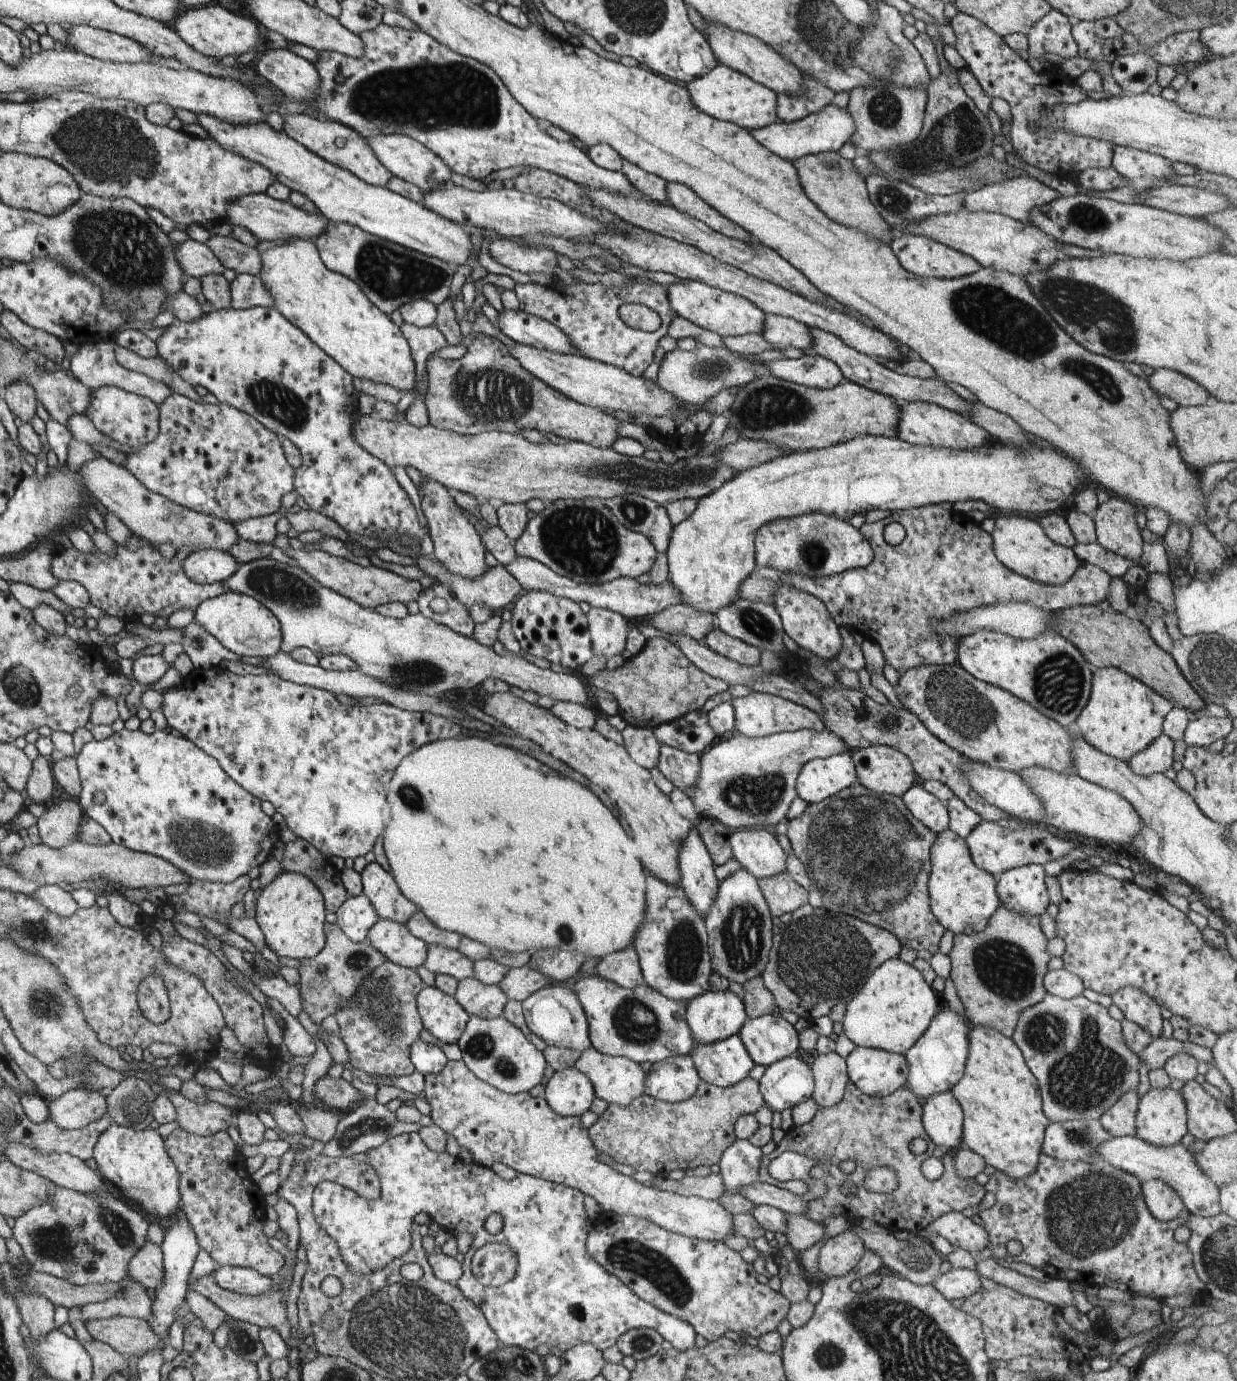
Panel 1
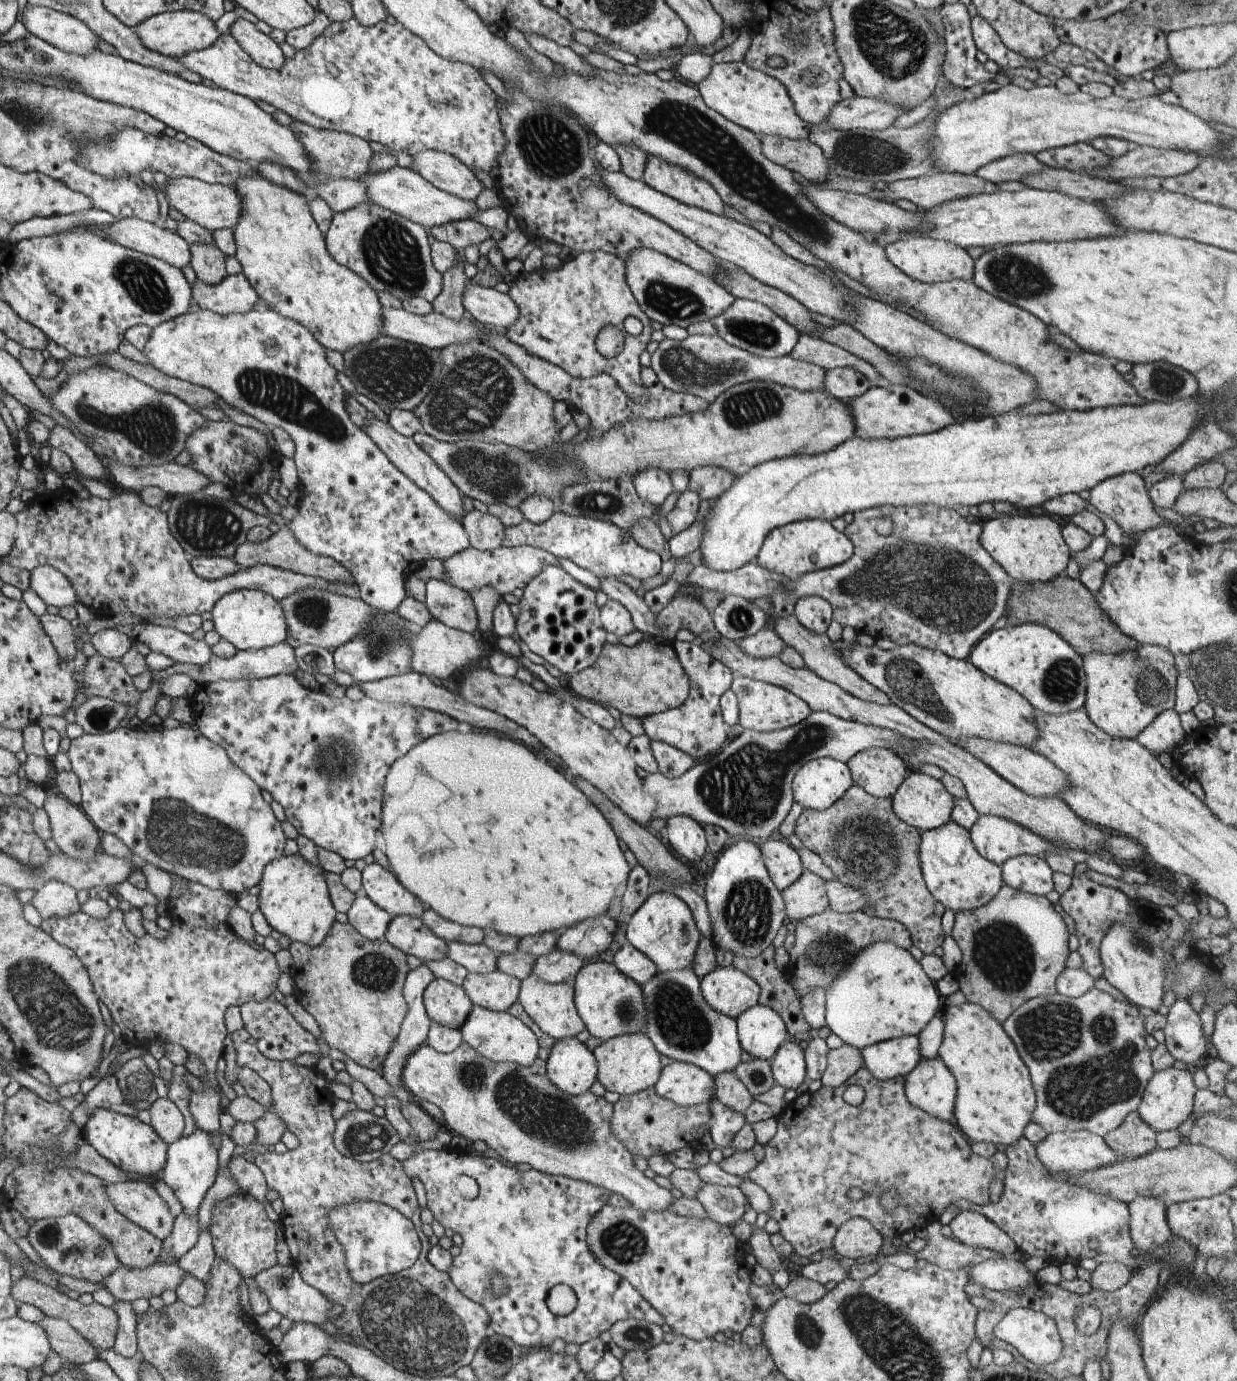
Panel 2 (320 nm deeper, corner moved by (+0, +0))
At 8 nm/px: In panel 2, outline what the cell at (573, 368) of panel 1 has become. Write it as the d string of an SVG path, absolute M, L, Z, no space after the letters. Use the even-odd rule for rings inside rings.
M384 308L383 316L383 334L395 339L404 340L406 342L416 343L418 345L427 346L431 349L440 349L448 345L456 345L465 343L466 341L485 342L485 329L472 325L471 320L455 321L449 319L445 315L432 312L427 315L417 315L410 311L395 308Z

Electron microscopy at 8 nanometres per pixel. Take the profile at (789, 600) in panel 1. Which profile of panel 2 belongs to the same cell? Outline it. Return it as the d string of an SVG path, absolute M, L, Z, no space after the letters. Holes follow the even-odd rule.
M816 594L800 596L795 606L795 615L800 624L813 633L826 633L833 620L833 608L824 597Z

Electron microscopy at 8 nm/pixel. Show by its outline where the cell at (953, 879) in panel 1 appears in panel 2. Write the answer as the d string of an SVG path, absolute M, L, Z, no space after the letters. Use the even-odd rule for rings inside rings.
M950 821L938 828L923 831L919 842L921 871L930 894L955 913L984 906L1004 884L1001 867L984 858L972 842L970 833L957 822Z

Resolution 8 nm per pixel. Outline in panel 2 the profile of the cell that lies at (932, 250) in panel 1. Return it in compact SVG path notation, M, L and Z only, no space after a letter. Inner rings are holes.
M914 235L885 245L886 256L912 280L923 283L939 283L951 280L970 280L974 274L974 259L966 249L951 242L915 237Z

